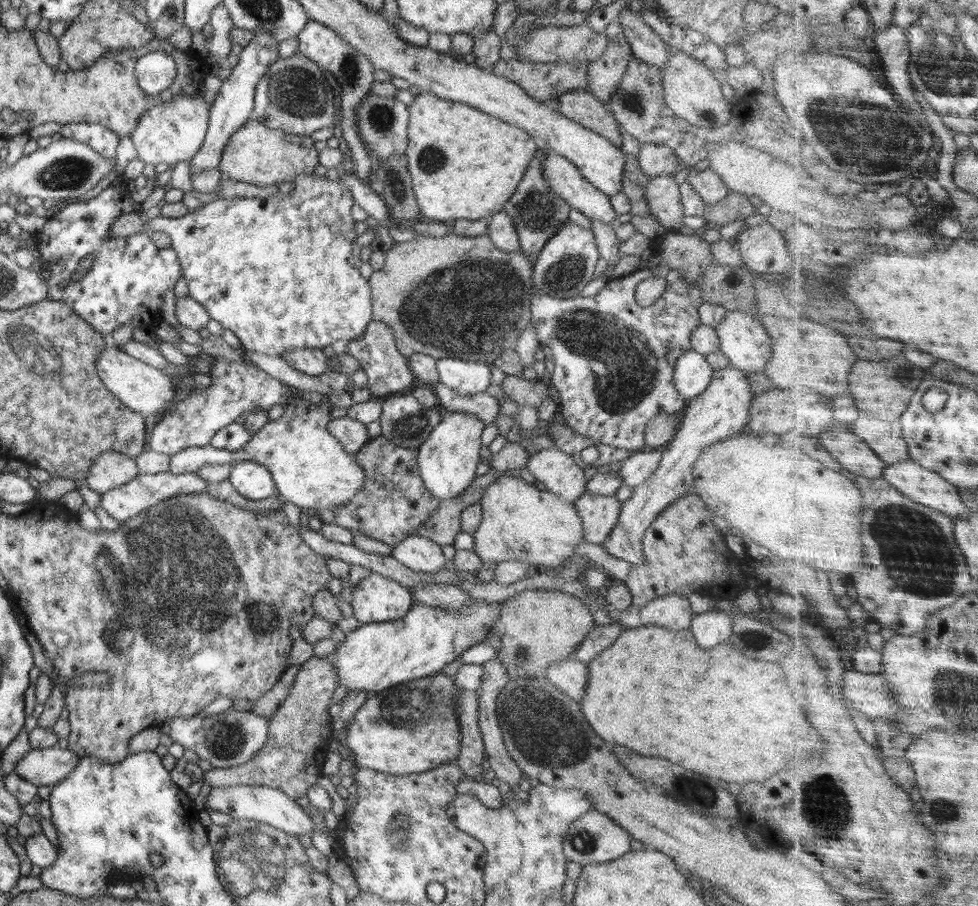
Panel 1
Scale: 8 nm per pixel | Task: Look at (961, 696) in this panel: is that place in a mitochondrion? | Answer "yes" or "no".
yes

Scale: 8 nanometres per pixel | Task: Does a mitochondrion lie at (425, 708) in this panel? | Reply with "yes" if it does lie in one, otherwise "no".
yes

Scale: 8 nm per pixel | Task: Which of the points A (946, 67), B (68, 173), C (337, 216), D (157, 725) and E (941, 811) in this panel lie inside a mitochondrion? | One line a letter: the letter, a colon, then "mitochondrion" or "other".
A: mitochondrion
B: mitochondrion
C: other
D: other
E: mitochondrion

